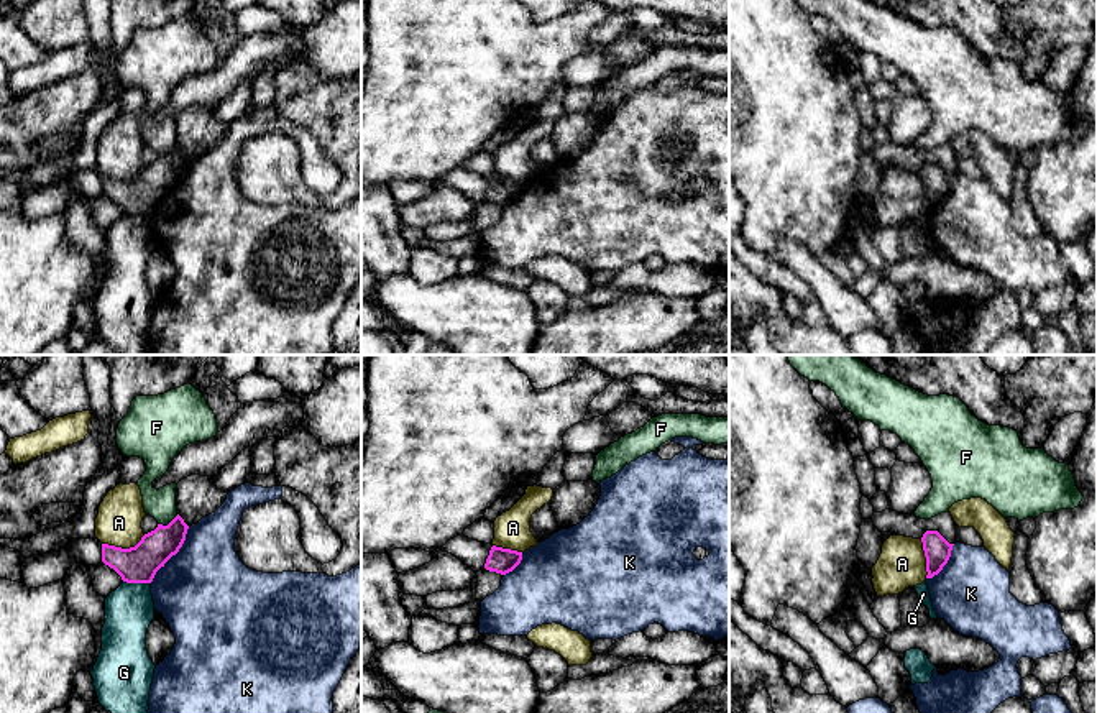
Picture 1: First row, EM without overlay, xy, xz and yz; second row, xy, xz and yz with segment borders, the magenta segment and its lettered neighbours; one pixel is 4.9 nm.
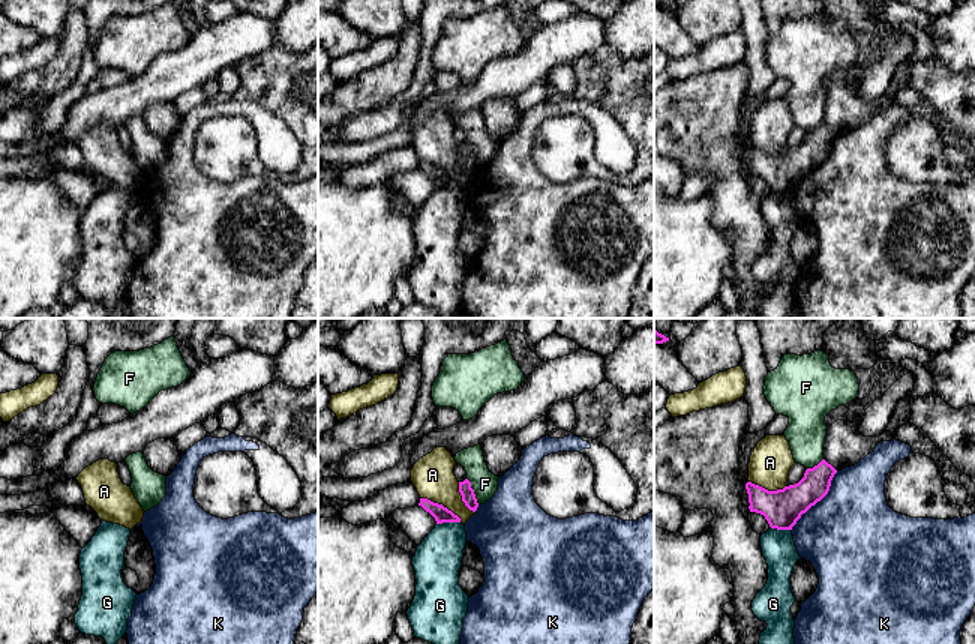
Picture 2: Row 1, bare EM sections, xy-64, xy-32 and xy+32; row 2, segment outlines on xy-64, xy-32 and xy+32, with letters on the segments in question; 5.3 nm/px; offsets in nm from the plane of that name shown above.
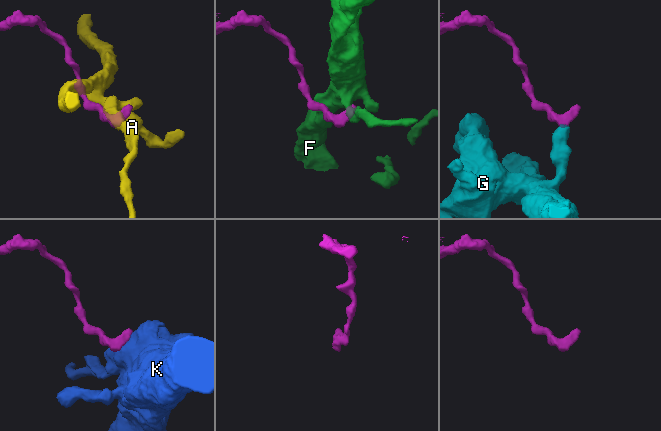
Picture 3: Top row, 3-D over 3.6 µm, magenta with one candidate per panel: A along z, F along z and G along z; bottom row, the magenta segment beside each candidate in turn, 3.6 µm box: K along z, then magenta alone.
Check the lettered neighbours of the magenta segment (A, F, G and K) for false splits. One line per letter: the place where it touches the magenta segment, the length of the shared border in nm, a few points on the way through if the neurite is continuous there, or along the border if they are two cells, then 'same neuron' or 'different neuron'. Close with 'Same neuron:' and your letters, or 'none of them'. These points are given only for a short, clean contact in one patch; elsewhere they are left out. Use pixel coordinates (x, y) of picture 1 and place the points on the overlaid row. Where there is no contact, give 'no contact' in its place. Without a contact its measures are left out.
A: meets magenta in xy at (123, 549); contact 220 nm long; different neuron
F: meets magenta in xy at (169, 523); contact 120 nm long; border along xy (178, 515), (166, 524), (158, 524); different neuron
G: meets magenta in xy at (137, 582); contact 130 nm long; border along xy (123, 580), (148, 584); different neuron
K: meets magenta in xy at (173, 554); contact 340 nm long; border along xy (189, 528), (183, 546), (156, 572), (150, 584); different neuron
Same neuron: none of them

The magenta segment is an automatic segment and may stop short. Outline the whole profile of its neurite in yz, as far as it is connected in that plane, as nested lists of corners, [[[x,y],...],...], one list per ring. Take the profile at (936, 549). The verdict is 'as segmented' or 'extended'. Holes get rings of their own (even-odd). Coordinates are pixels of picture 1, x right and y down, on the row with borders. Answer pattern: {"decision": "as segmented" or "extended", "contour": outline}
{"decision": "as segmented", "contour": [[[926,531],[921,542],[926,557],[926,578],[933,578],[948,564],[954,544],[949,544],[938,531]]]}

